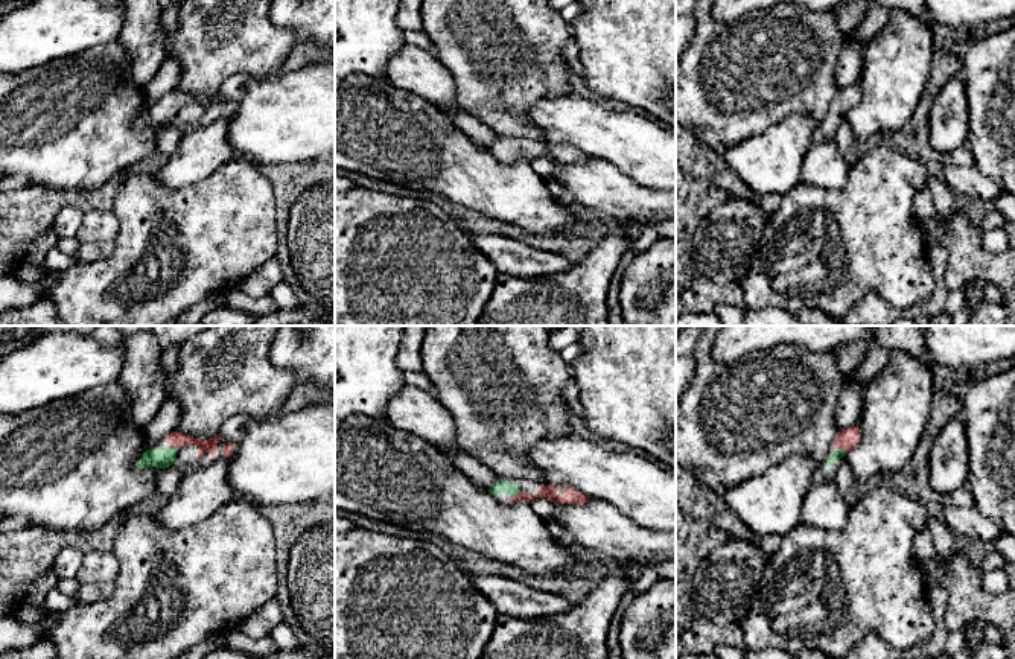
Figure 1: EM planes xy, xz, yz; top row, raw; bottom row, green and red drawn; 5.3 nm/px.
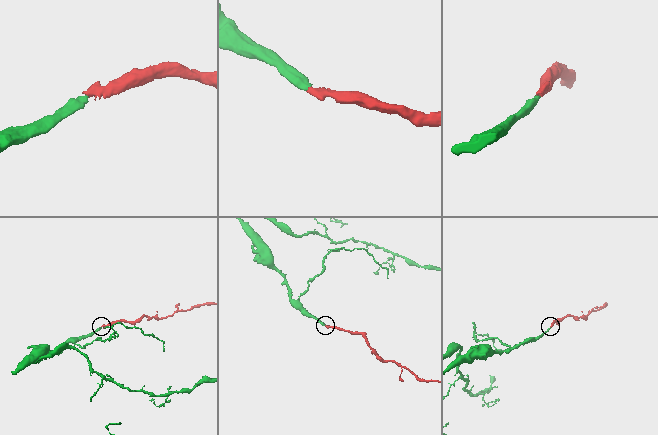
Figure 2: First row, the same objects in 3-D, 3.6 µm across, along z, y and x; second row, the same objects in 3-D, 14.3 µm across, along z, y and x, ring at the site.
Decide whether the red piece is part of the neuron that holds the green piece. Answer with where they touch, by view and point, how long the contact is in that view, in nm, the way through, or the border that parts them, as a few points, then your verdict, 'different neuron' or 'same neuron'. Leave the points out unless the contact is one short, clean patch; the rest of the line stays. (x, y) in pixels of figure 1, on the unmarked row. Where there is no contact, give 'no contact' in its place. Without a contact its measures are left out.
meets green in yz at (840, 108); contact 80 nm long; runs through yz (837, 113), (840, 108), (846, 98); same neuron

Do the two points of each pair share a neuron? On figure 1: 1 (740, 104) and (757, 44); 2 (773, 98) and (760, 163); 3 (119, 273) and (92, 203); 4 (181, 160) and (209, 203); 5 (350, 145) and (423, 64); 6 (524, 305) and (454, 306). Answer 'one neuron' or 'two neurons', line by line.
1: one neuron
2: two neurons
3: two neurons
4: two neurons
5: two neurons
6: two neurons

